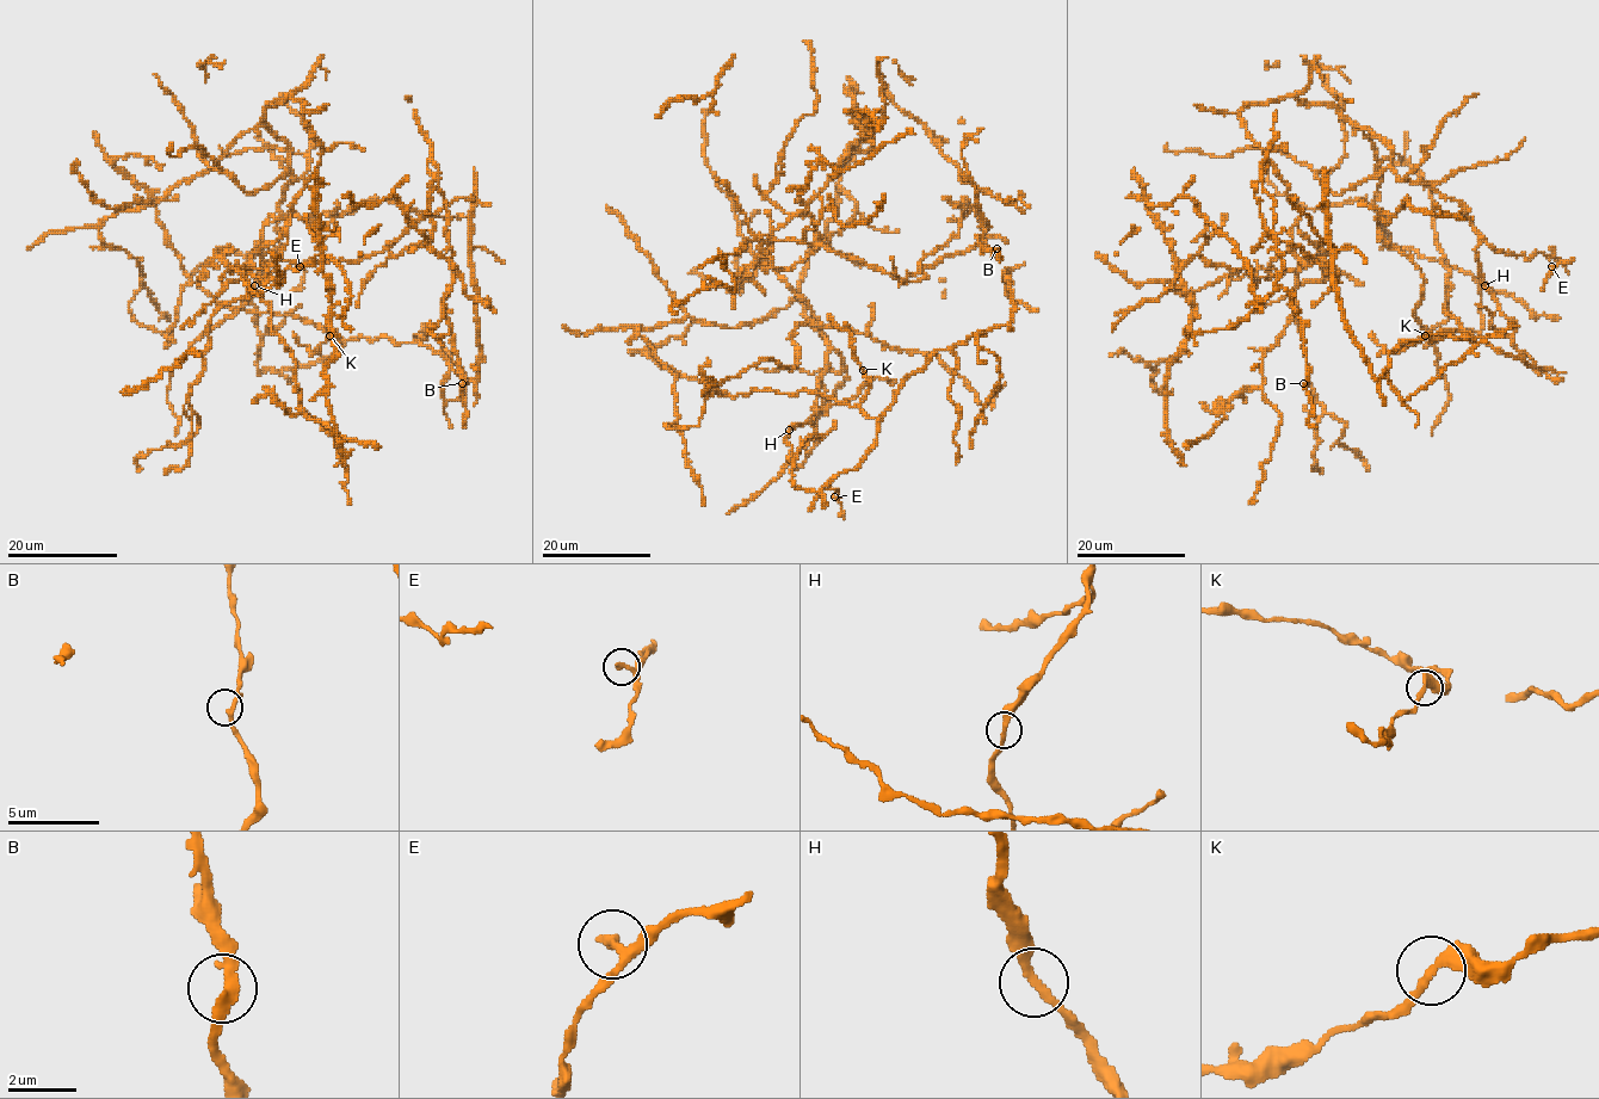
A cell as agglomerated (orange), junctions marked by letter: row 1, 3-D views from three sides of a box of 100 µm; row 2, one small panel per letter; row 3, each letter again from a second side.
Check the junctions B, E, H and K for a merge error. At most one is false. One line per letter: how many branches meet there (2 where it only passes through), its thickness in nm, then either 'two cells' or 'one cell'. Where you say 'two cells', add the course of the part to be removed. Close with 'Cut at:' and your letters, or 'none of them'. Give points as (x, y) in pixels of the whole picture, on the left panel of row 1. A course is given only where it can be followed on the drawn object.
B: 2 | 260 nm | one cell
E: 2 | 260 nm | one cell
H: 2 | 260 nm | one cell
K: 2 | 280 nm | one cell
Cut at: none of them

